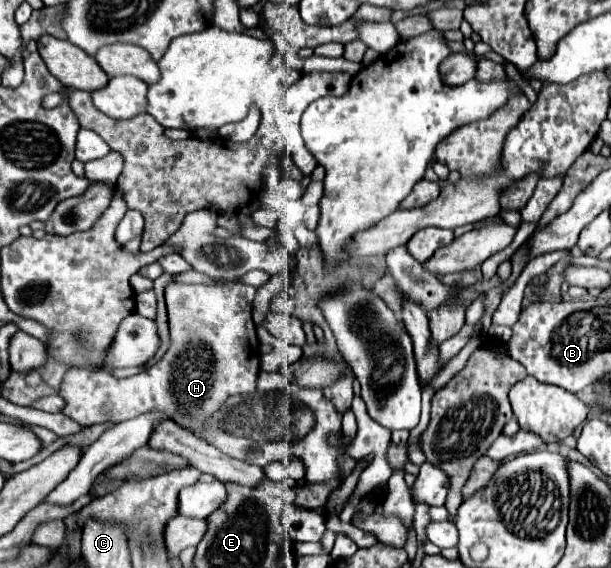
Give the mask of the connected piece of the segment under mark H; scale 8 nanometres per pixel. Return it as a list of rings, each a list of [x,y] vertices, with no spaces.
[[[243,281],[213,285],[169,283],[165,287],[165,305],[171,345],[163,359],[127,379],[115,379],[109,371],[71,369],[59,389],[65,399],[63,415],[79,425],[93,425],[103,421],[119,423],[141,413],[163,411],[179,427],[203,439],[205,421],[229,397],[257,391],[261,351],[251,317],[255,291],[253,285]]]

